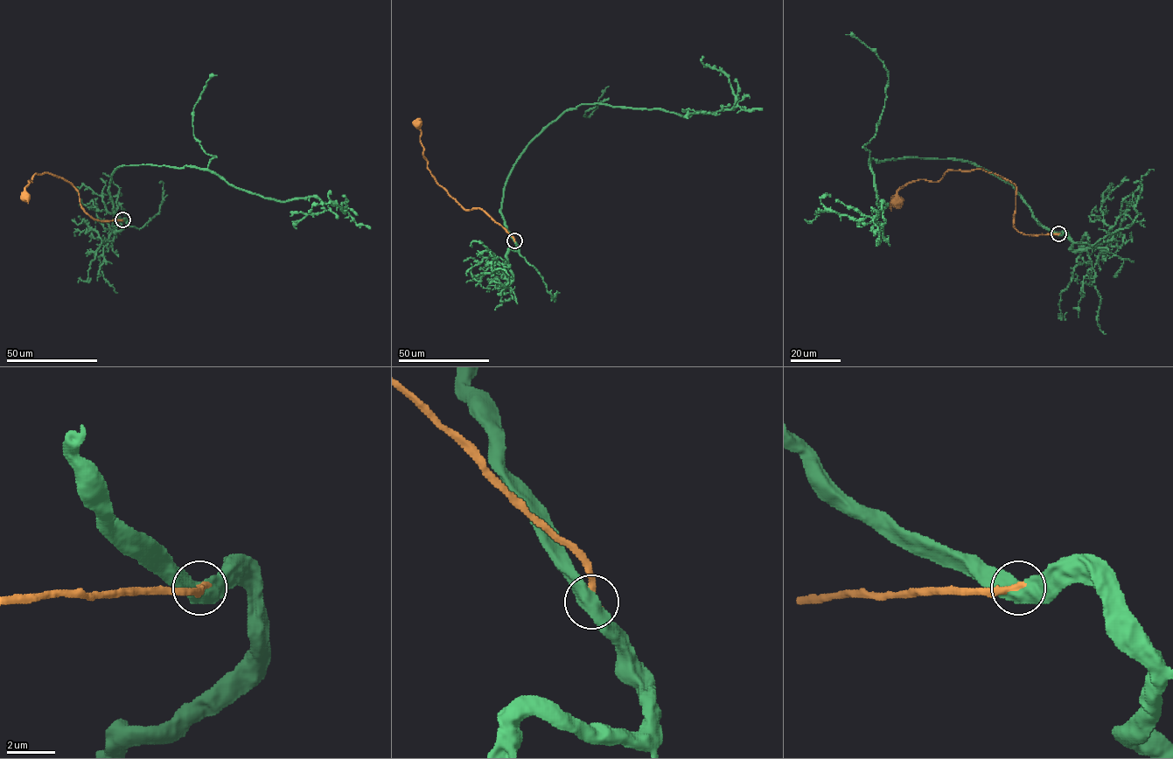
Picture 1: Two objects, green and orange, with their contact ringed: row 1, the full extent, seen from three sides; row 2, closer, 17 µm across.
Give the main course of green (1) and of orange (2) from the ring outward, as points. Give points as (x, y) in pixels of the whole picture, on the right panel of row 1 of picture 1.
1: (1058, 233), (1010, 184), (949, 159), (872, 159), (876, 204), (886, 205), (869, 222), (827, 210), (806, 219)
2: (1058, 233), (1020, 233), (1013, 222), (1015, 187), (981, 169), (948, 170), (937, 181), (909, 182), (897, 201)

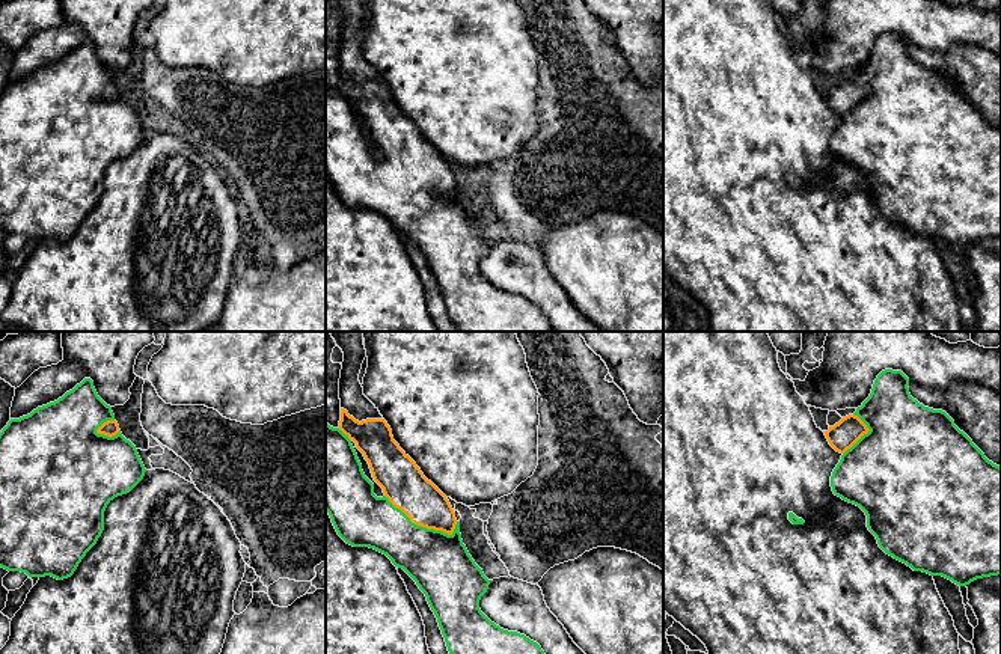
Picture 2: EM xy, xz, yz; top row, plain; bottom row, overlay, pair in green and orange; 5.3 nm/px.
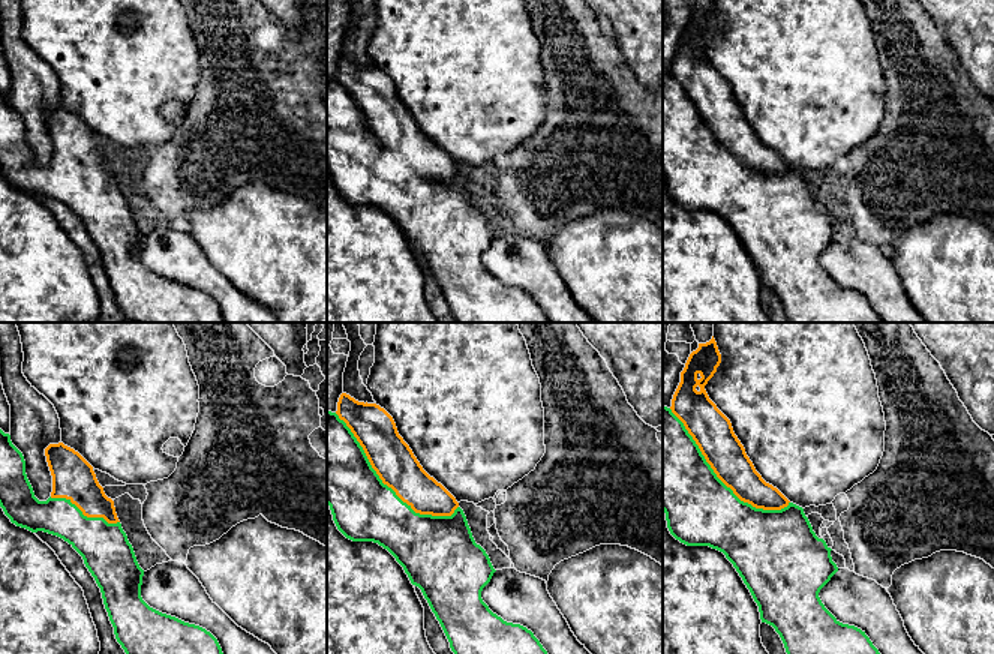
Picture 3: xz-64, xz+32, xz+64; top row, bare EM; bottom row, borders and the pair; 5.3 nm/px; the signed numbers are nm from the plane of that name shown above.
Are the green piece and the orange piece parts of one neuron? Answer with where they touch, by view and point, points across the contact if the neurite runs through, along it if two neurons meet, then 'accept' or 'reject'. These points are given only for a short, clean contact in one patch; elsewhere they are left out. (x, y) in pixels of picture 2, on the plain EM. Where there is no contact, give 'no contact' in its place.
meets green in xz at (416, 187); accept

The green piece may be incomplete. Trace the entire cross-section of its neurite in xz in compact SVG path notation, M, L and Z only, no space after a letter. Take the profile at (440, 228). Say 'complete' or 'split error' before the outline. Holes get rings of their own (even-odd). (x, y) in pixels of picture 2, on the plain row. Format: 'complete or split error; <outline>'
split error; M341 71L339 89L326 86L326 173L347 206L386 217L416 244L460 332L553 332L537 304L500 291L481 274L479 262L490 243L463 206L460 184L449 163L393 102L384 81L359 84ZM356 110L383 151L383 160L374 157L374 146L363 136Z

